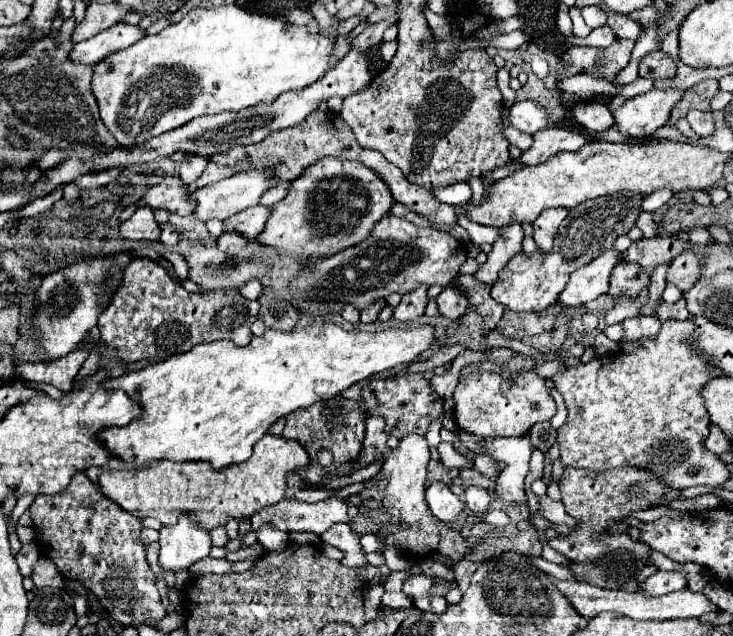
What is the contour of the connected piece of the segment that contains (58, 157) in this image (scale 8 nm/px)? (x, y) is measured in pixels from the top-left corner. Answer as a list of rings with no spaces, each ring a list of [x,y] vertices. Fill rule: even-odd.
[[[48,150],[48,152],[42,156],[42,160],[38,160],[38,168],[40,168],[40,170],[54,168],[54,166],[58,166],[64,158],[66,158],[66,156],[64,156],[62,150]]]

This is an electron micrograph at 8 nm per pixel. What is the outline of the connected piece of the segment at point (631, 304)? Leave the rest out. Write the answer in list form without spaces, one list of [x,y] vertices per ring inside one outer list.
[[[643,290],[637,298],[622,299],[605,316],[605,324],[612,325],[621,323],[626,318],[637,316],[640,308],[648,301],[649,291]]]

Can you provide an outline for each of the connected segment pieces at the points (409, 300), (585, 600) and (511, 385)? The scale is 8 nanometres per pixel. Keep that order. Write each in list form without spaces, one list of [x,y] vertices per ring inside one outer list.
[[[416,286],[416,290],[404,294],[402,302],[394,308],[394,320],[412,322],[424,314],[426,304],[428,304],[428,288]]]
[[[550,578],[556,588],[572,602],[572,606],[584,616],[584,618],[594,618],[604,610],[622,614],[622,616],[630,616],[634,620],[672,620],[672,618],[700,618],[704,614],[708,614],[712,608],[716,610],[716,606],[704,596],[704,594],[694,594],[688,588],[660,596],[660,598],[648,598],[648,594],[644,592],[626,592],[626,590],[604,590],[586,582],[562,582],[556,578]]]
[[[482,370],[460,378],[454,392],[454,422],[476,436],[522,436],[522,428],[532,428],[538,420],[550,420],[554,414],[556,402],[534,370],[518,370],[516,378],[506,370]]]

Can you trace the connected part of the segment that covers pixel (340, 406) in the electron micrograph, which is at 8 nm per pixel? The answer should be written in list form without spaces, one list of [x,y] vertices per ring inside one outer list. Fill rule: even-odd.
[[[336,396],[336,398],[330,398],[328,402],[316,402],[316,404],[308,406],[308,410],[296,410],[296,414],[288,414],[286,416],[286,428],[284,428],[282,436],[300,442],[302,448],[310,456],[310,464],[296,470],[296,474],[308,482],[320,482],[322,478],[330,476],[332,470],[344,466],[346,462],[356,464],[356,458],[360,456],[362,442],[364,442],[364,430],[366,430],[366,414],[362,410],[362,404],[356,400],[350,400],[350,398]],[[320,448],[328,448],[334,452],[332,470],[330,468],[318,468],[316,452]]]

